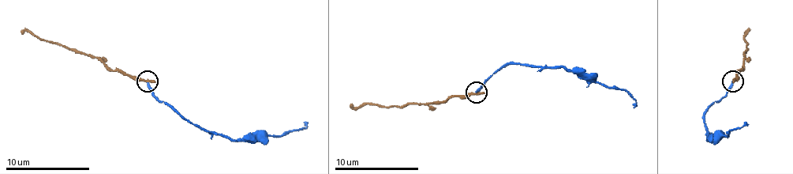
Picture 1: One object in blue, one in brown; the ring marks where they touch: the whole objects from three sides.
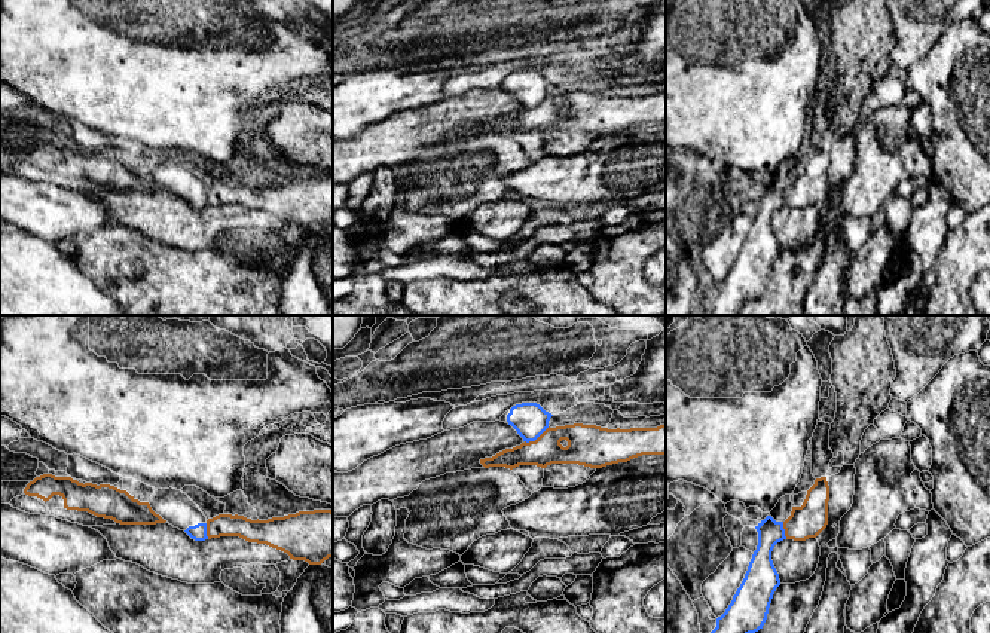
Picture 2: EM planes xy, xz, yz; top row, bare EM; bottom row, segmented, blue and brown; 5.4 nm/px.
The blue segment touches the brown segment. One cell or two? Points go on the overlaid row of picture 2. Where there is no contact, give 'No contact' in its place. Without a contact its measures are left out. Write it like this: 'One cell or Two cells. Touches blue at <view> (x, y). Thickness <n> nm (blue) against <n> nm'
Two cells. Touches blue at xz (537, 437). Thickness 190 nm (blue) against 180 nm

